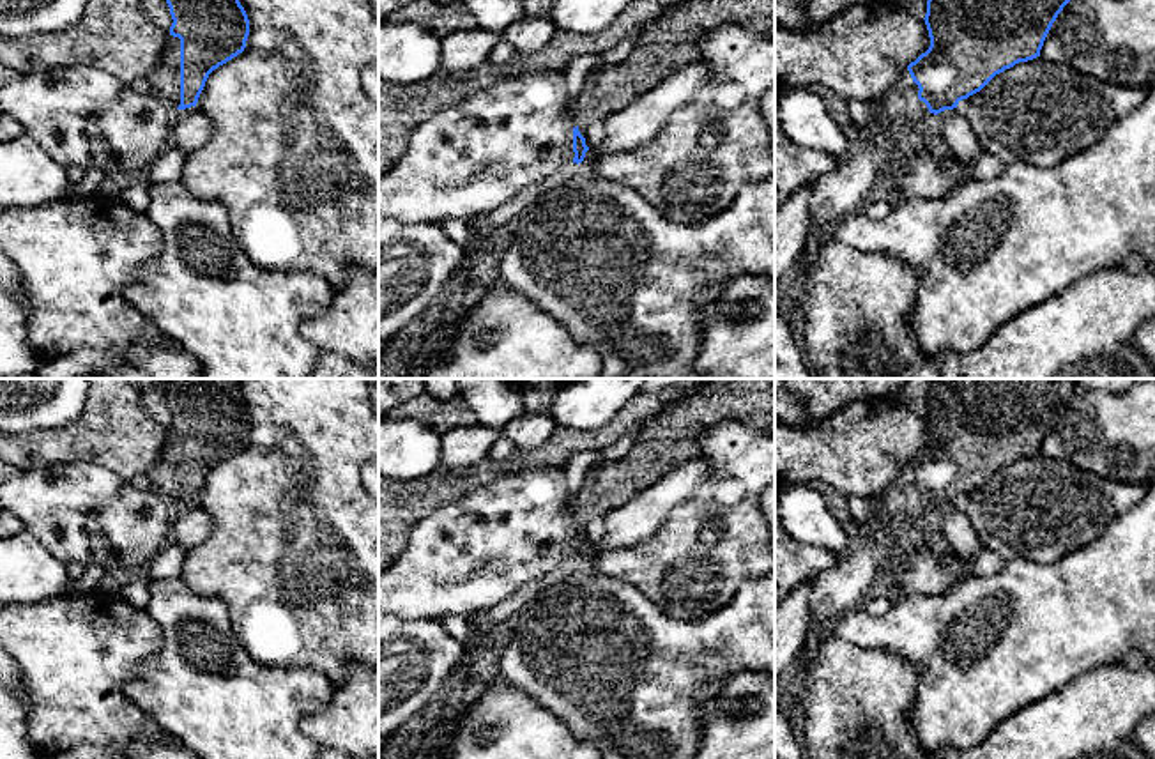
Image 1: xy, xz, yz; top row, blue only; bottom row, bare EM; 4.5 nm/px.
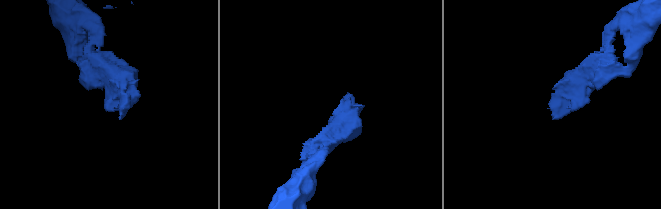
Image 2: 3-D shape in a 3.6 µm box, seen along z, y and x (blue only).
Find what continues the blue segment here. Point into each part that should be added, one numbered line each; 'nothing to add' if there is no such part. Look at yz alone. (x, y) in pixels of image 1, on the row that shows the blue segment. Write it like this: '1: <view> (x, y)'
1: yz (899, 108)

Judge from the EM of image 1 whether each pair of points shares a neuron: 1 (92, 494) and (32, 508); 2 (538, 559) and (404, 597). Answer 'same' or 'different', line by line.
1: same
2: same

